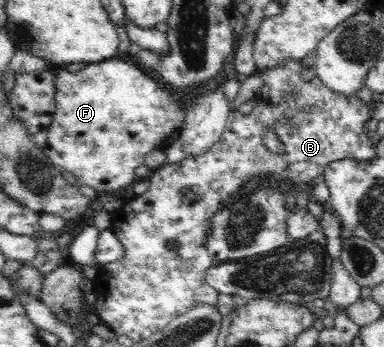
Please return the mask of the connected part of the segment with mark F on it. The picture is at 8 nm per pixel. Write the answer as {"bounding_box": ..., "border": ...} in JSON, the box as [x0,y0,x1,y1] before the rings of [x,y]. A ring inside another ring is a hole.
{"bounding_box":[34,57,186,194],"border":[[[118,57],[87,64],[77,72],[55,69],[56,112],[53,123],[45,131],[34,136],[40,151],[47,160],[61,171],[71,173],[81,186],[91,187],[97,194],[113,193],[128,189],[138,180],[135,168],[144,165],[145,157],[153,150],[163,150],[174,132],[179,132],[185,123],[186,112],[181,104],[162,89],[157,80],[137,65]]]}

